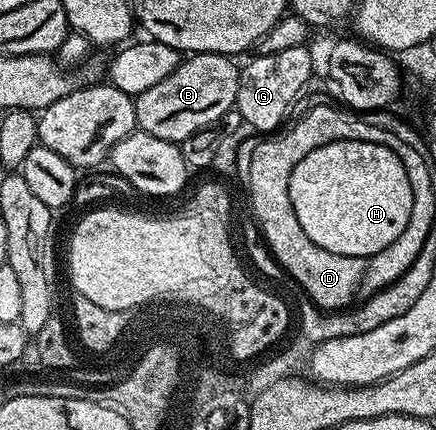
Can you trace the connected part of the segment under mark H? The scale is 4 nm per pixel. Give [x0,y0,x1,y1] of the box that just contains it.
[289,140,413,260]

